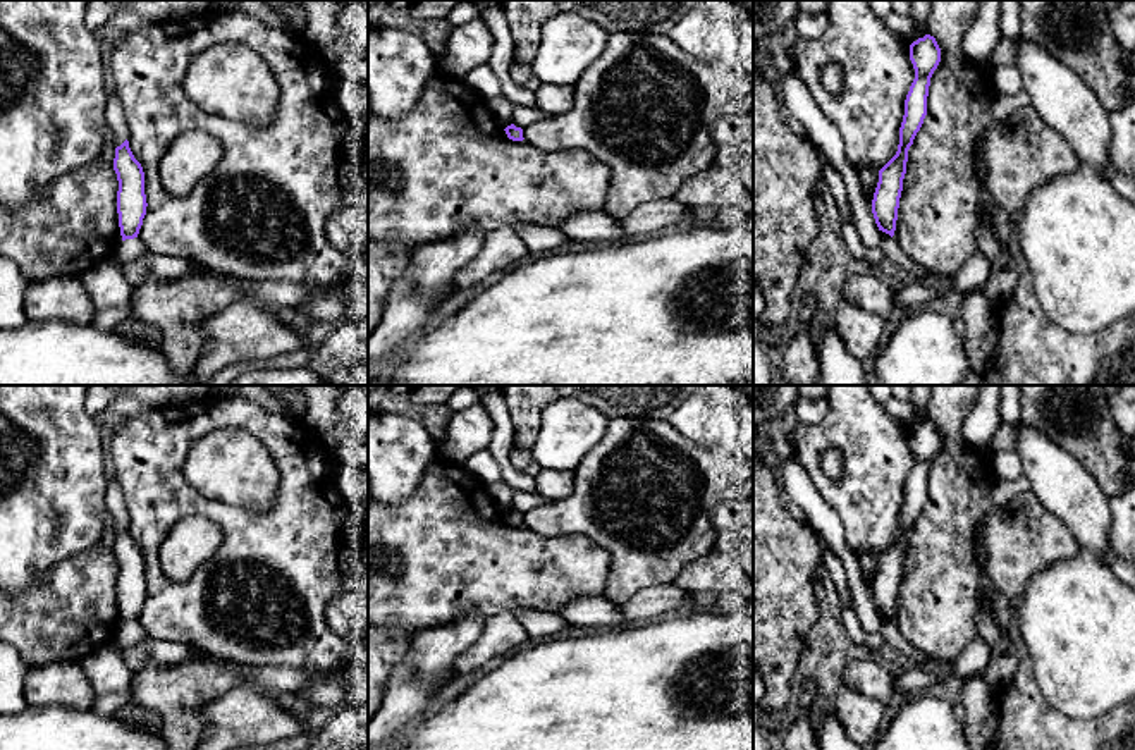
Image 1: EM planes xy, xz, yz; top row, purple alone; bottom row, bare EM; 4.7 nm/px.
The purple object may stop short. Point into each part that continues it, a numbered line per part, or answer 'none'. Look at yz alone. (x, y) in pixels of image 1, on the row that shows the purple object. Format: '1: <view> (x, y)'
none

